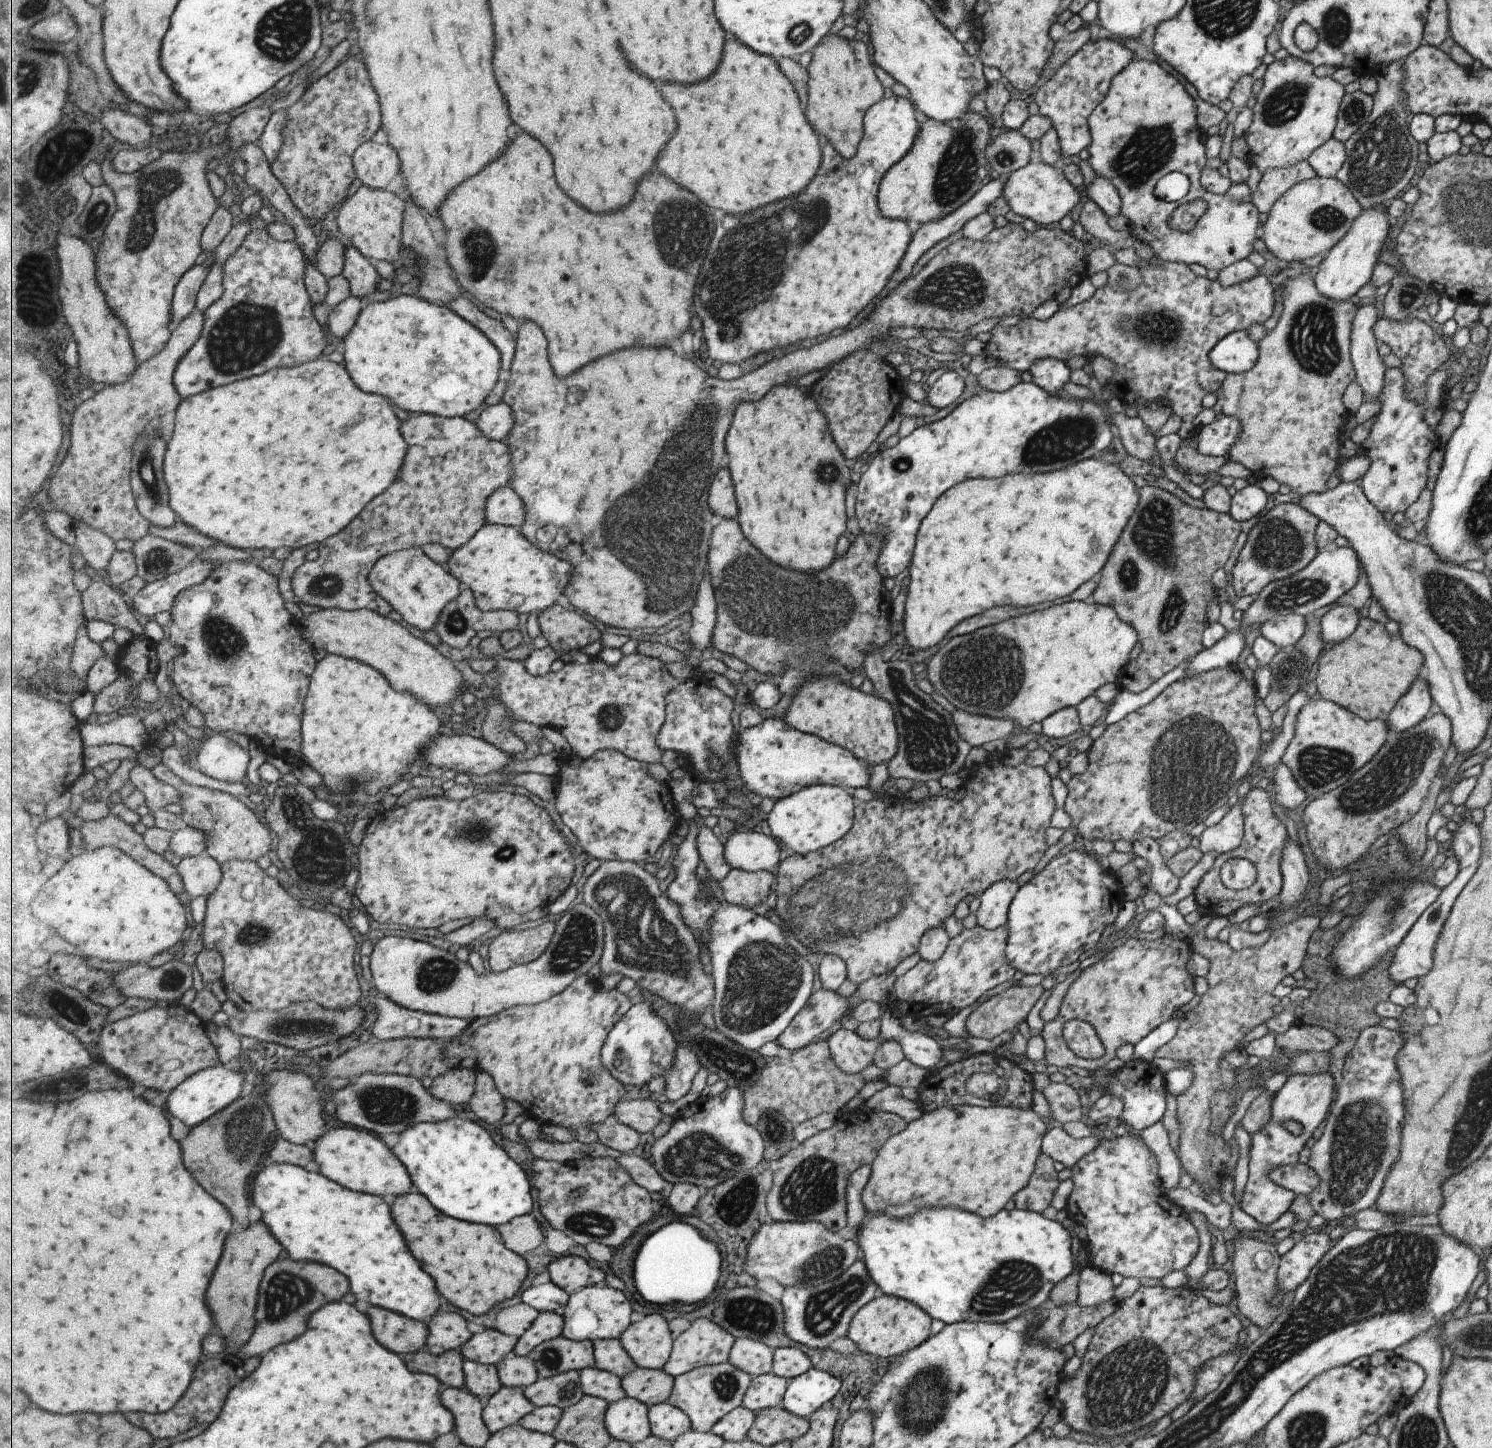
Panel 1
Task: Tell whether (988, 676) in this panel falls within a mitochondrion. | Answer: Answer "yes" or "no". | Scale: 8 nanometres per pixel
yes

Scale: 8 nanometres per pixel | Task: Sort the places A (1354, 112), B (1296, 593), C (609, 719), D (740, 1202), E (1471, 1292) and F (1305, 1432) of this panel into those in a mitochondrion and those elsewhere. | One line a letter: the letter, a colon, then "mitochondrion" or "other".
A: mitochondrion
B: mitochondrion
C: mitochondrion
D: mitochondrion
E: other
F: mitochondrion

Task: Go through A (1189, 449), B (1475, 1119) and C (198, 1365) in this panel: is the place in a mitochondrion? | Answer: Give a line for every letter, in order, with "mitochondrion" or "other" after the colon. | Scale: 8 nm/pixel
A: other
B: mitochondrion
C: other

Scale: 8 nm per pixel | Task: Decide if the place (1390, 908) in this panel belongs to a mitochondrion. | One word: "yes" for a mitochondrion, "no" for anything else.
yes

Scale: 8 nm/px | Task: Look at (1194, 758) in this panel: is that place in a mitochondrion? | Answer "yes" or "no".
yes

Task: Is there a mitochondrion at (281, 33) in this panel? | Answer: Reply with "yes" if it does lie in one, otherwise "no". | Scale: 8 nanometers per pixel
yes

